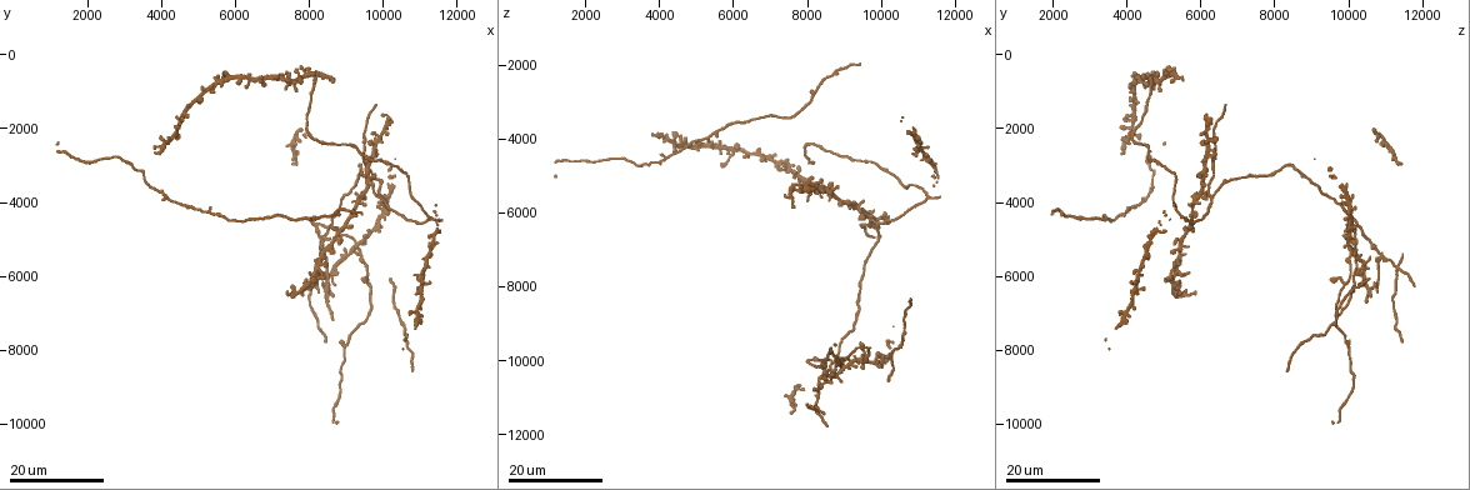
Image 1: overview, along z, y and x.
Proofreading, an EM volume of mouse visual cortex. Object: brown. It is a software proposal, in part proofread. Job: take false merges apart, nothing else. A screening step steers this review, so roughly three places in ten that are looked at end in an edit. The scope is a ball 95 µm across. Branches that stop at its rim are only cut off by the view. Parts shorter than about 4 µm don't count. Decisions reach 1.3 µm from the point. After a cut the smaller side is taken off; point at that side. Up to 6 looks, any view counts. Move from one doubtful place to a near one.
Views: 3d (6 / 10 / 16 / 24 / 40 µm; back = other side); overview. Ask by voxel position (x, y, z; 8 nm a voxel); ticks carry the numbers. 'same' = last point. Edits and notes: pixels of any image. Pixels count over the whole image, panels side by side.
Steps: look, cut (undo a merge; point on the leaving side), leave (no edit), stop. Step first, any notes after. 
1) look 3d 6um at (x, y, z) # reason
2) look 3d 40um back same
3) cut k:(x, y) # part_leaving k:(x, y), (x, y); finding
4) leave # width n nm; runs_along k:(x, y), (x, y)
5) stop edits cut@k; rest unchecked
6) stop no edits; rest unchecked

look 3d 24um at (9200, 5200, 10000) # four-way junction

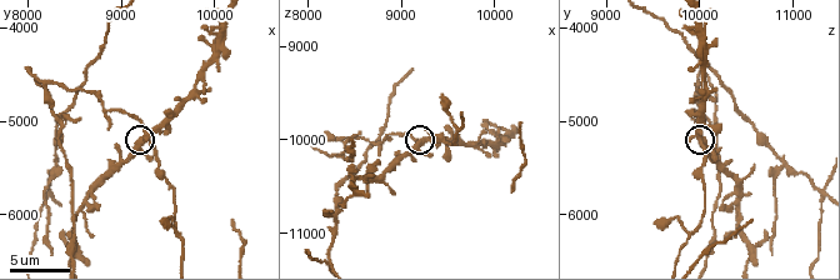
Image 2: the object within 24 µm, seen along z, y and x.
look 3d 6um at (9300, 5150, 10000)

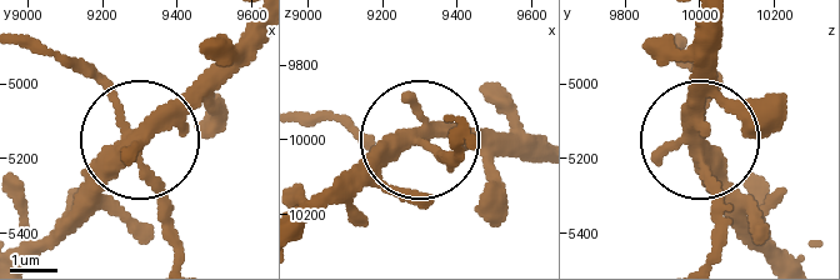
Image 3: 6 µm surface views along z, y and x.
cut 3:(164, 201) # arms 4; part_leaving 3:(699, 149), (710, 253); two neurons meet here

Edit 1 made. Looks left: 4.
look overview

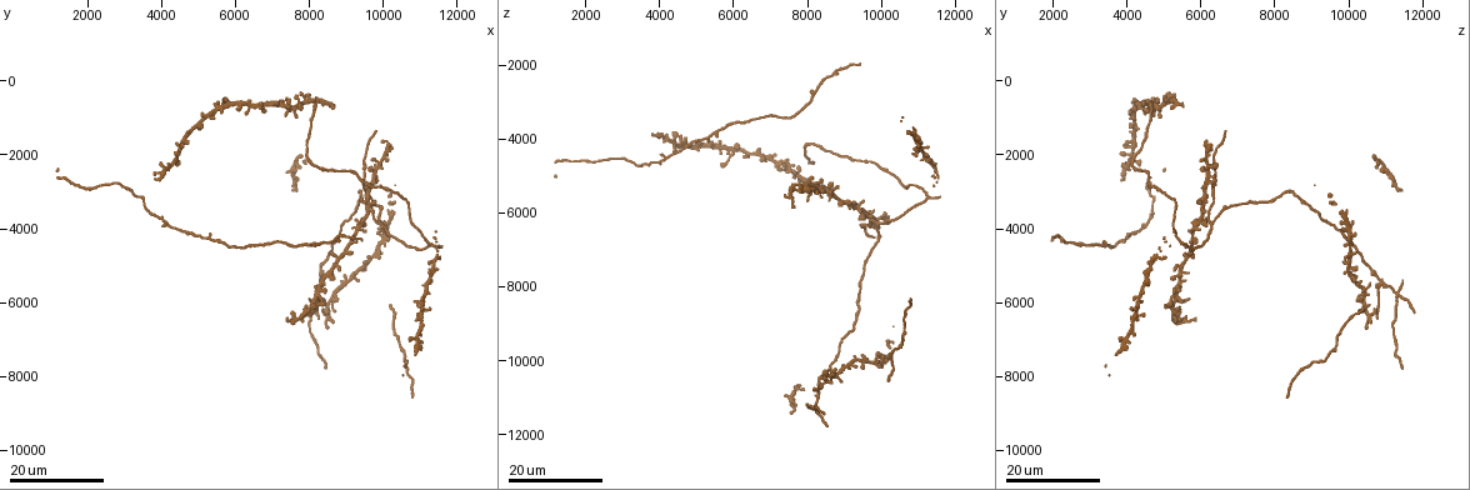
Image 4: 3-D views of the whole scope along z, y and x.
look 3d 16um at (8300, 5500, 10900) # looks like a crossing

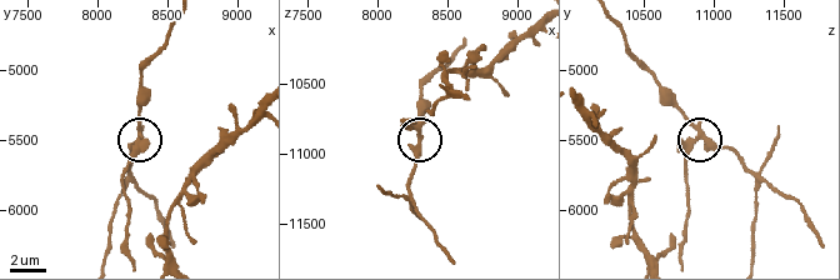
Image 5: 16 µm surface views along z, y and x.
look 3d 6um same

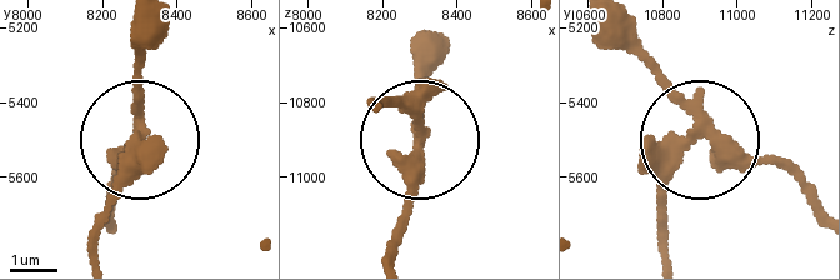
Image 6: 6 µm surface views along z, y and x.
cut 6:(125, 173) # part_leaving 6:(140, 114), (133, 169), (93, 253); two neurons meet here

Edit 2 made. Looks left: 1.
look 3d 10um at (8680, 5720, 10400) # looks like a crossing

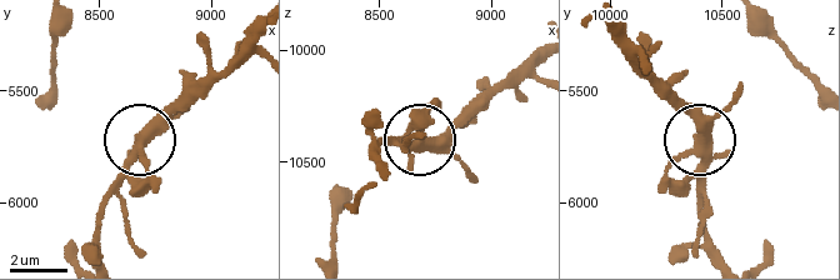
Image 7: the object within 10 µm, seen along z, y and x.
leave # arms 4; continuous, no second neuron

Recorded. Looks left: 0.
stop edits cut@3, cut@6; rest unchecked

